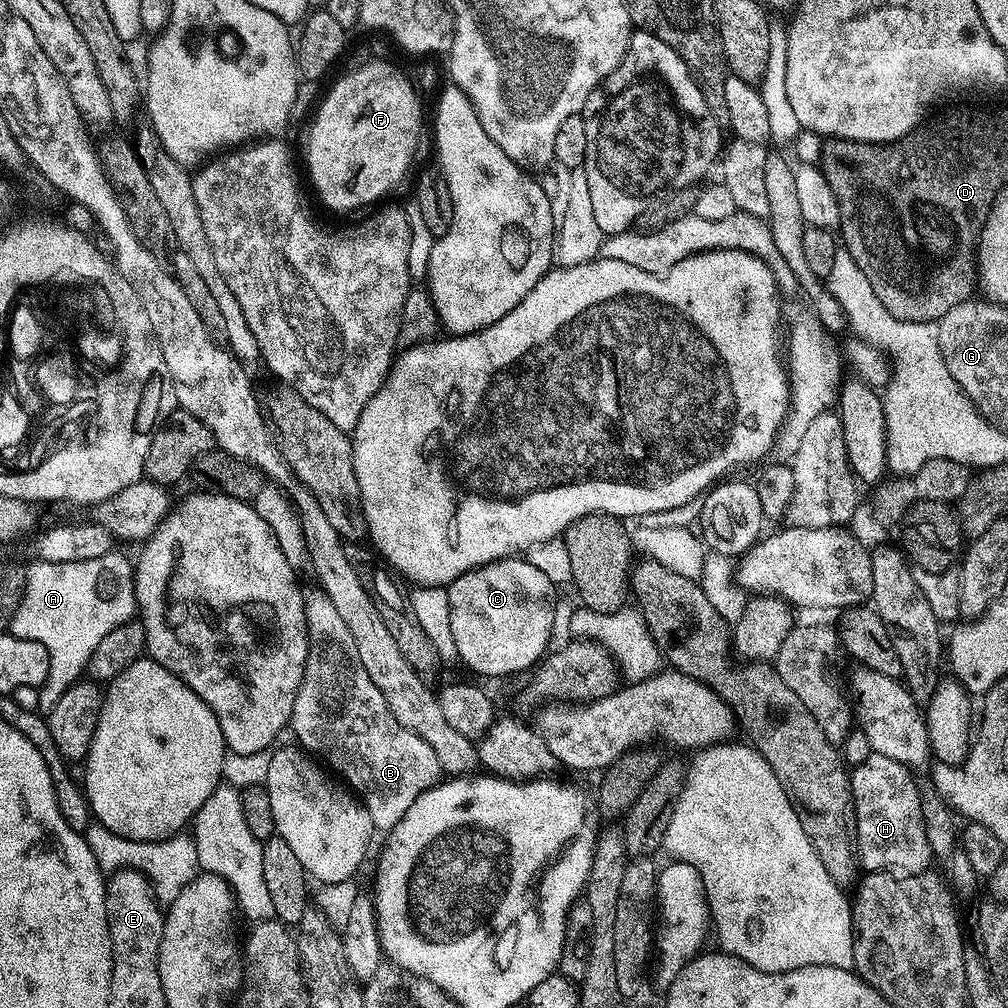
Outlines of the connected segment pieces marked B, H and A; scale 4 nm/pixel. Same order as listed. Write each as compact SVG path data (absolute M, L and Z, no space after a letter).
M319 590L305 591L304 614L308 627L306 670L302 674L298 698L294 698L290 732L300 739L297 740L299 747L323 761L333 773L341 772L344 775L343 783L362 801L372 819L373 829L390 830L400 821L402 814L414 806L423 792L441 783L440 763L427 742L418 738L418 734L406 730L394 718L394 714L390 714L390 706L386 706L382 690L370 682L370 674L366 674L366 666L362 666L362 658L358 658L358 646L354 646L350 626L342 622L328 595Z
M877 752L851 769L852 797L856 803L856 854L865 873L915 874L925 871L934 860L926 838L924 800L912 776L913 769Z
M109 554L102 558L94 558L90 562L62 562L61 564L42 564L32 562L27 565L24 573L24 593L20 599L18 610L14 614L10 631L12 635L29 640L42 642L50 654L50 670L48 677L38 689L40 700L45 709L54 706L71 684L77 683L85 675L90 654L118 626L128 623L136 612L136 591L132 588L134 564L124 556Z

